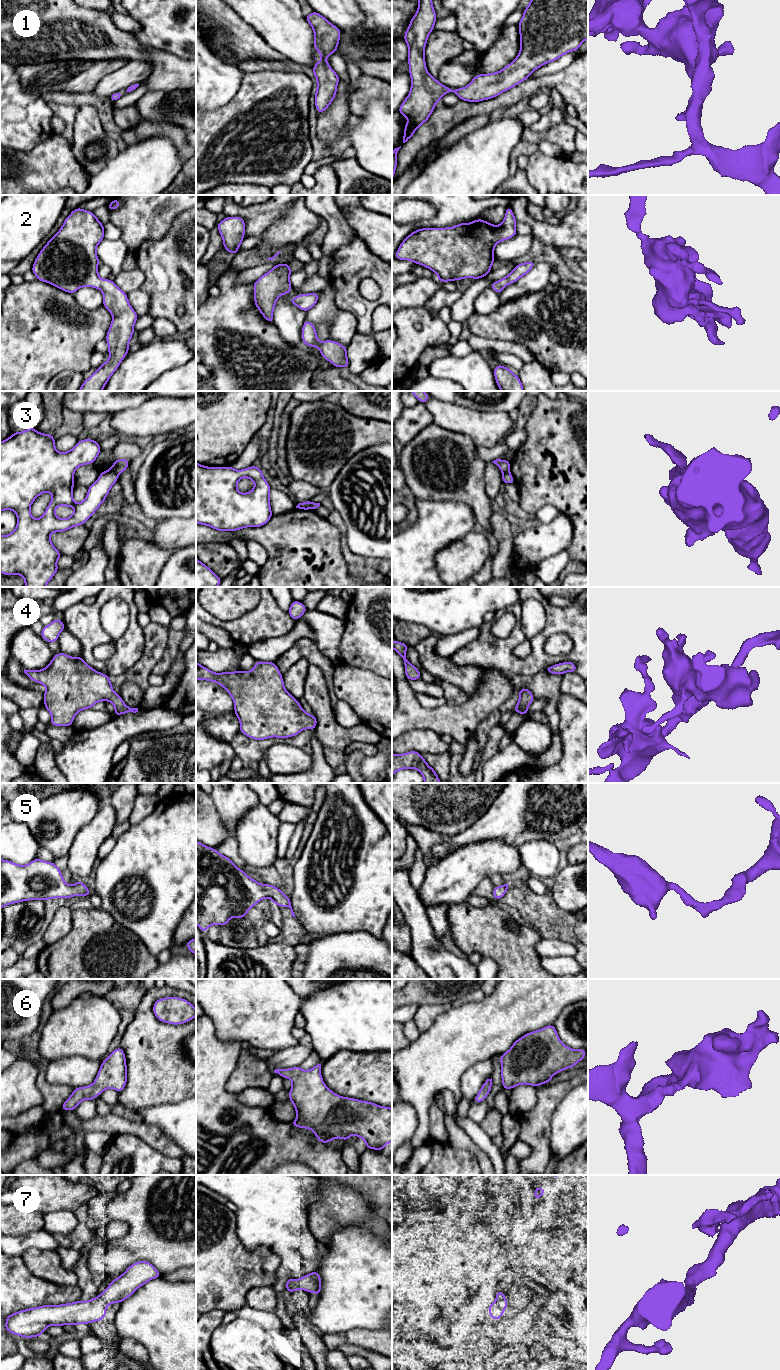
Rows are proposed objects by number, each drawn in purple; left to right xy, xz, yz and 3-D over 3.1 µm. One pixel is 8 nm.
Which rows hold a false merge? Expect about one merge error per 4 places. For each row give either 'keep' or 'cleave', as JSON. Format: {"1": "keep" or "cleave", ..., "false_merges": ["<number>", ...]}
{"1": "keep", "2": "keep", "3": "cleave", "4": "keep", "5": "keep", "6": "keep", "7": "keep", "false_merges": ["3"]}

